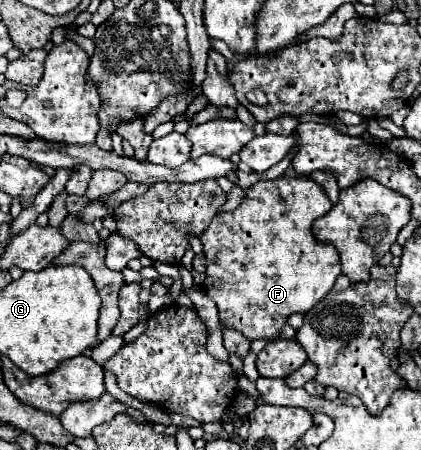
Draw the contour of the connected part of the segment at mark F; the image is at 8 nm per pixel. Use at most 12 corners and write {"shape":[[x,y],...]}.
{"shape":[[311,177],[257,181],[201,235],[203,291],[277,339],[341,275]]}

